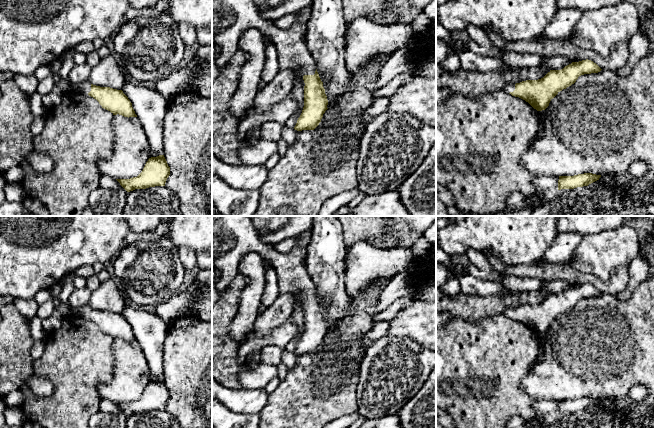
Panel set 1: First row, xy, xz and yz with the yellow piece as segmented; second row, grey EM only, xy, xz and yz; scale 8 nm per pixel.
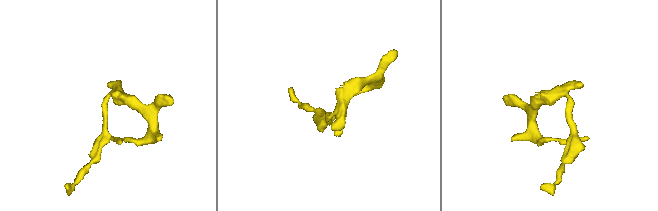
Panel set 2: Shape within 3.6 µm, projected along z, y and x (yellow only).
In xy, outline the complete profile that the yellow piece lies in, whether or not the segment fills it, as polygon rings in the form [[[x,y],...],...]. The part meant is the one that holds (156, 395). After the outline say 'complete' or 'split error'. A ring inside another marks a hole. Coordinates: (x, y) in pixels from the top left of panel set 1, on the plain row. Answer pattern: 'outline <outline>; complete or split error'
outline [[[164,379],[151,381],[146,386],[142,396],[130,403],[116,403],[127,415],[135,413],[146,413],[155,410],[165,410],[166,404],[170,399],[170,391]]]; complete

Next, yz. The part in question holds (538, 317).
outline [[[586,283],[572,286],[561,294],[550,294],[538,304],[506,308],[503,314],[525,324],[537,335],[542,335],[560,315],[574,308],[579,300],[598,297],[601,294],[596,287]]]; split error

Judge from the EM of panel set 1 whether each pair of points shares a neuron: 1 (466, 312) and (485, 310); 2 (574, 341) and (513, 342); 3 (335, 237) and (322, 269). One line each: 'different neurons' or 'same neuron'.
1: same neuron
2: different neurons
3: same neuron

